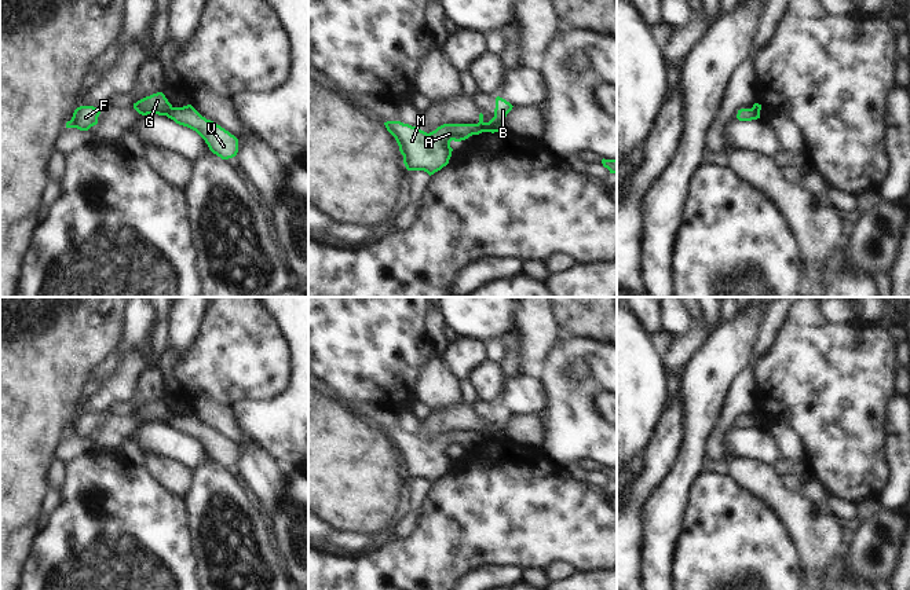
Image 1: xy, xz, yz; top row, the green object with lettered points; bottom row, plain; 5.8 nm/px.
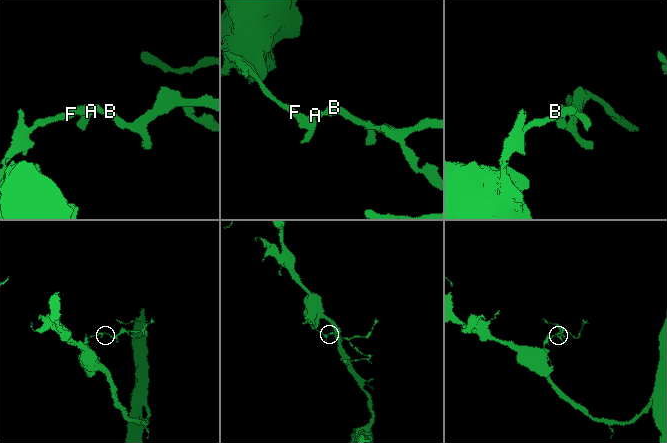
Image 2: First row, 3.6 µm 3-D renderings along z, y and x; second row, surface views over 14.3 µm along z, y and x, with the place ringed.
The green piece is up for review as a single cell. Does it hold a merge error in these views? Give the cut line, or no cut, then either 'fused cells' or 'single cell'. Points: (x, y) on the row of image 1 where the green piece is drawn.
cut in xz along (478, 123), (485, 131); fused cells

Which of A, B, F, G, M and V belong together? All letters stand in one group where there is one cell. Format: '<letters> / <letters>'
A F G M / B V

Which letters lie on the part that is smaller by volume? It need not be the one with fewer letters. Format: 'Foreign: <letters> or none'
Foreign: B, V

